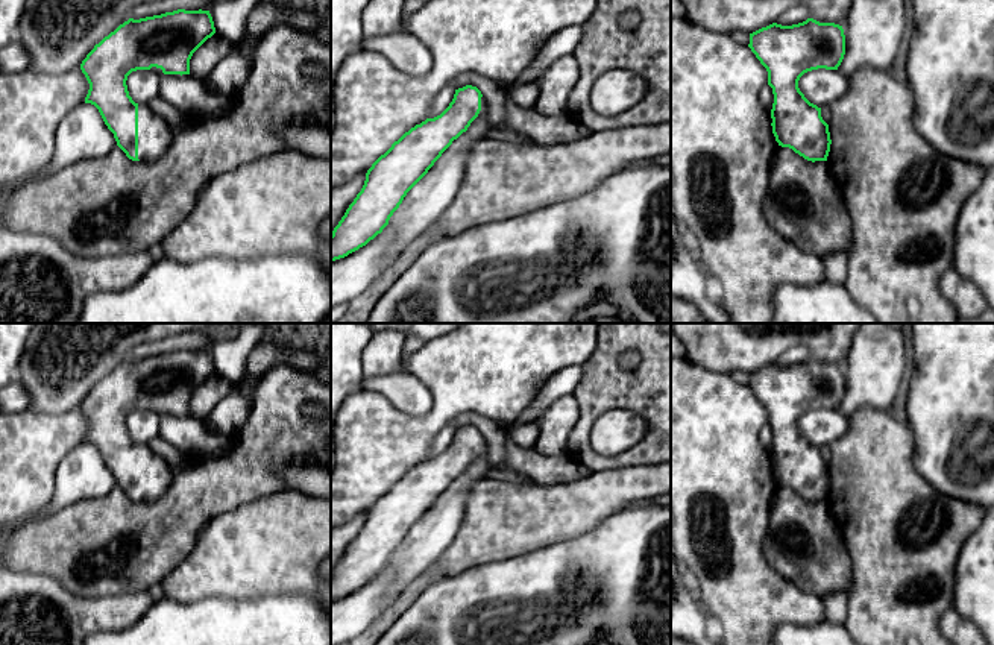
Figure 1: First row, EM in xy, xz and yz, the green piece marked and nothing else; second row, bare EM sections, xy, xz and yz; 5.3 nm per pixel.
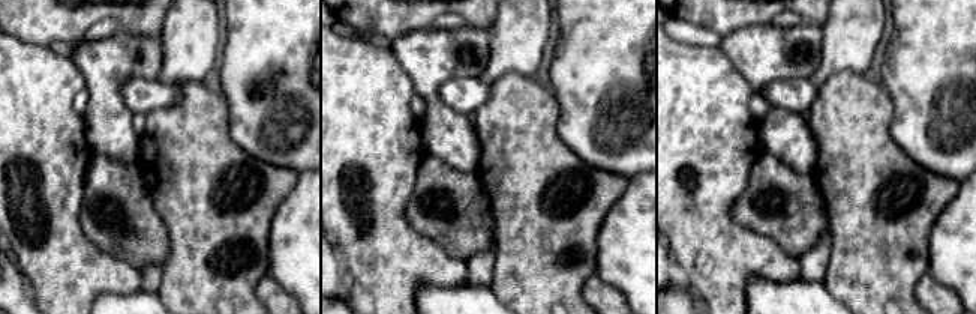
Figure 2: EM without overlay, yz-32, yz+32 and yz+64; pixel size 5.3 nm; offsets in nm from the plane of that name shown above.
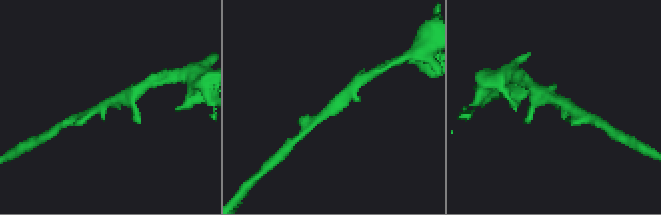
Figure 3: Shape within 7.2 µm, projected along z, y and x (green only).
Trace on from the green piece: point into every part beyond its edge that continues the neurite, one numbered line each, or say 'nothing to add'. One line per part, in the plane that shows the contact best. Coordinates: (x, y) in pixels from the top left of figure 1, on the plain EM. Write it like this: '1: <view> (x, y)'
1: xy (155, 477)

